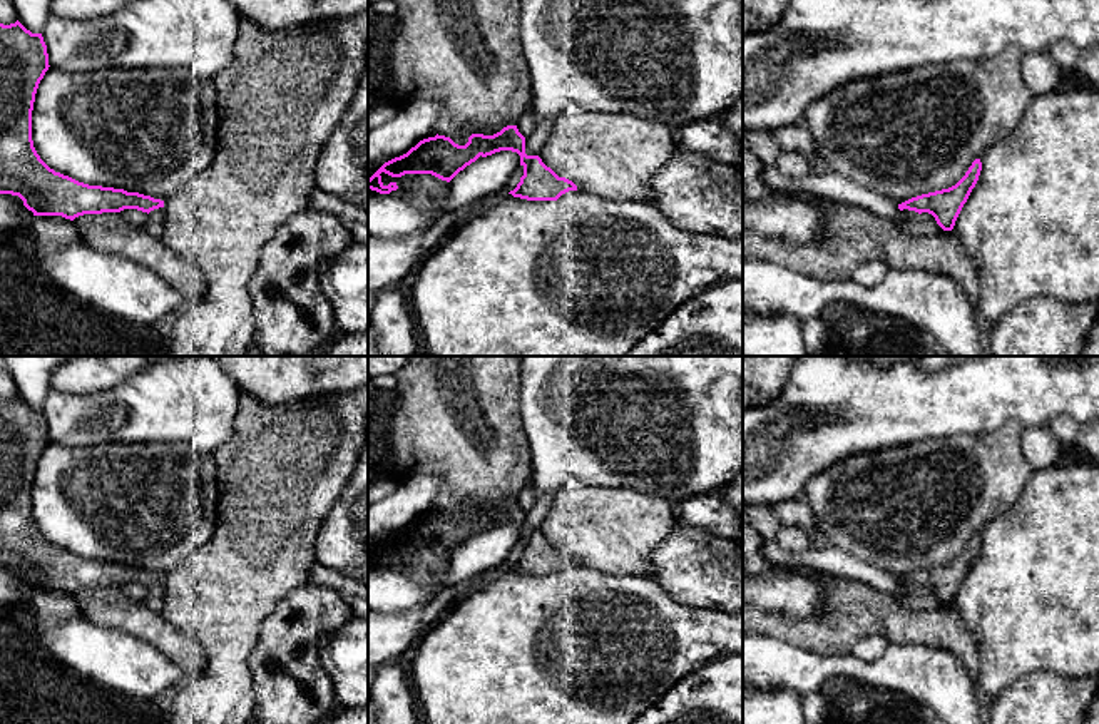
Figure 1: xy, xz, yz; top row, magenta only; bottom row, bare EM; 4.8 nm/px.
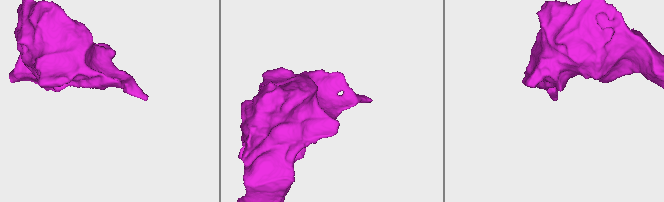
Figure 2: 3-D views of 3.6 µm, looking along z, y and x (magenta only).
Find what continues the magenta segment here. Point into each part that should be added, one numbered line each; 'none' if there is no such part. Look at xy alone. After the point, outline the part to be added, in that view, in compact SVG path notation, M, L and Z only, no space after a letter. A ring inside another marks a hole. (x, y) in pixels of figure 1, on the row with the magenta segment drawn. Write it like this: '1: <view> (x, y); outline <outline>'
none

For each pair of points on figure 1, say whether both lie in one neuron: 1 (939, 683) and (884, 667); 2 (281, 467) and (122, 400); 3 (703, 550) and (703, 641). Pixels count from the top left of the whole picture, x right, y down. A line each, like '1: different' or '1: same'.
1: same
2: different
3: different

